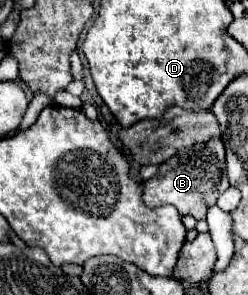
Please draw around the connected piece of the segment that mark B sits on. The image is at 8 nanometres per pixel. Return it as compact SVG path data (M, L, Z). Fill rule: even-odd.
M213 137L207 143L185 147L177 155L161 163L157 175L143 183L143 203L147 207L173 205L181 215L193 215L195 219L205 219L207 209L215 205L217 197L227 187L229 187L229 177L225 167L223 141L219 137Z

